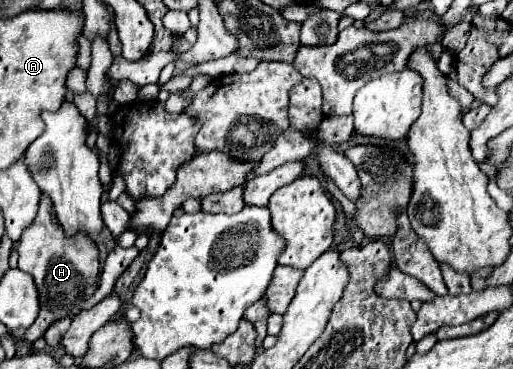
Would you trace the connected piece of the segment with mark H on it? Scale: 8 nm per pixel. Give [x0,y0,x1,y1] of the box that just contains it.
[19,195,99,343]

